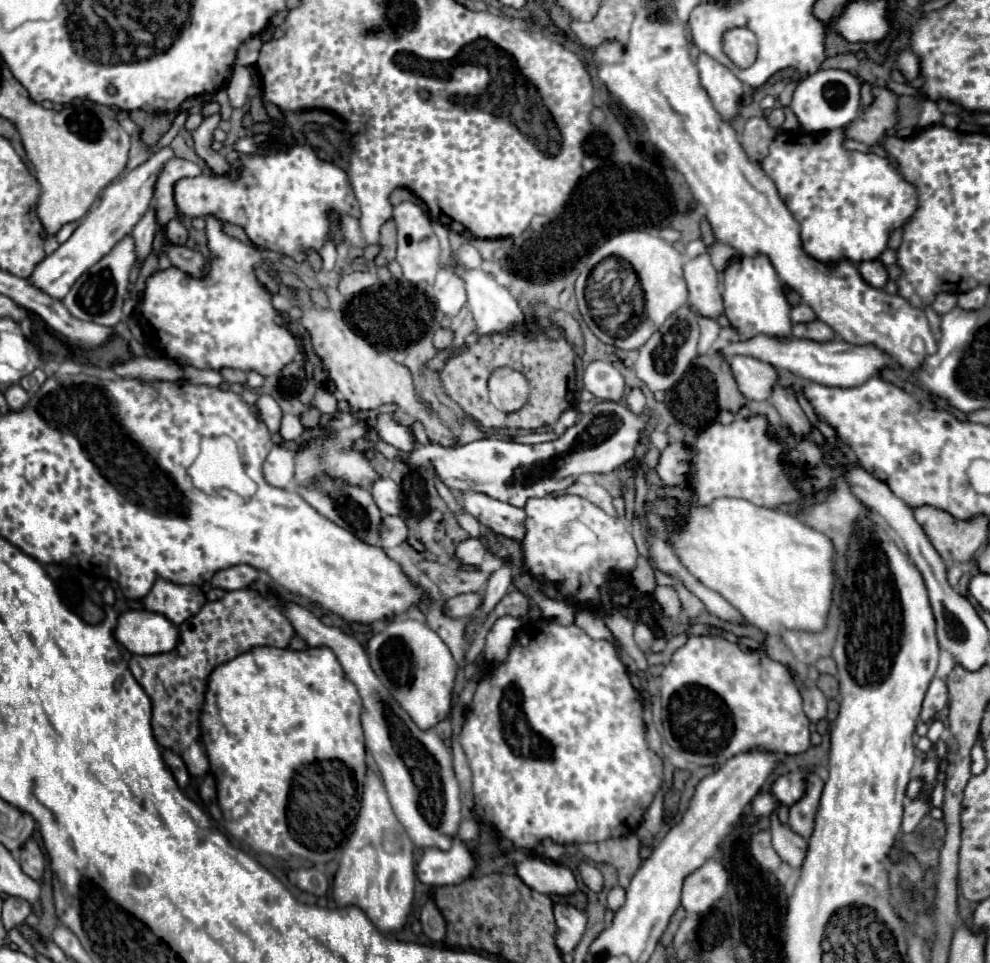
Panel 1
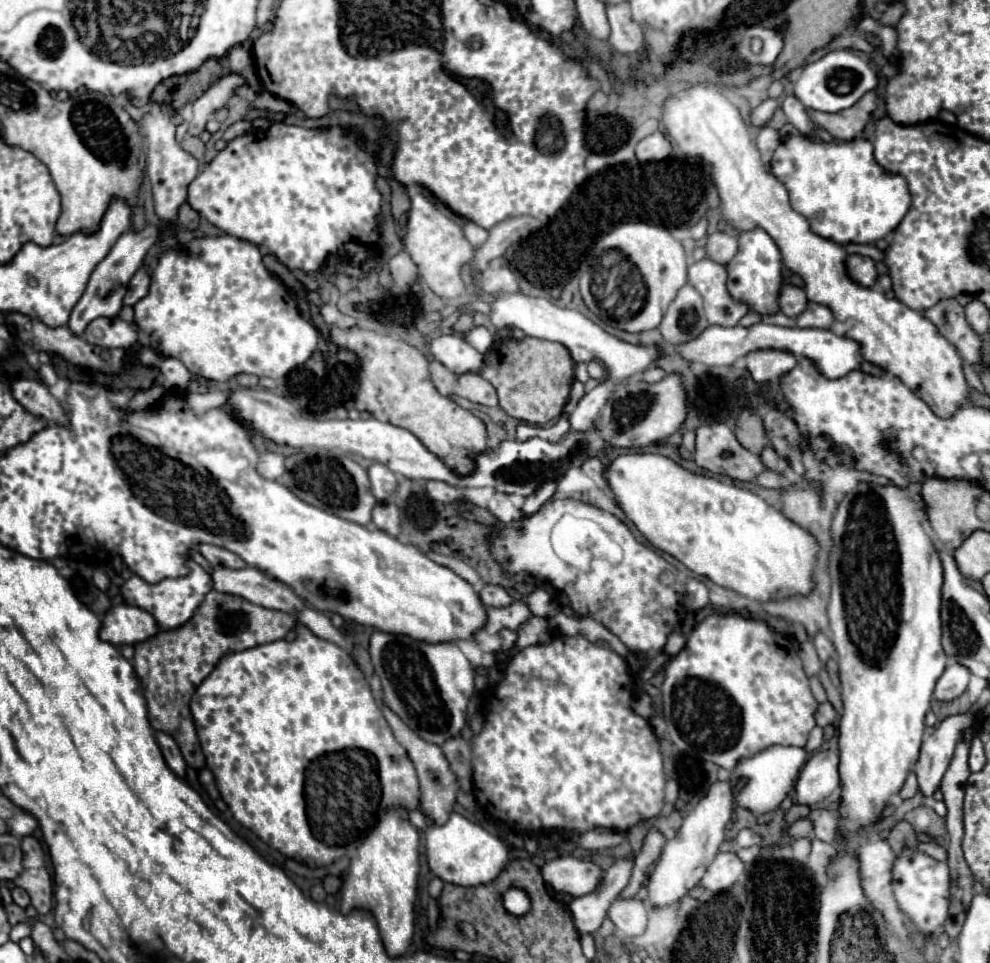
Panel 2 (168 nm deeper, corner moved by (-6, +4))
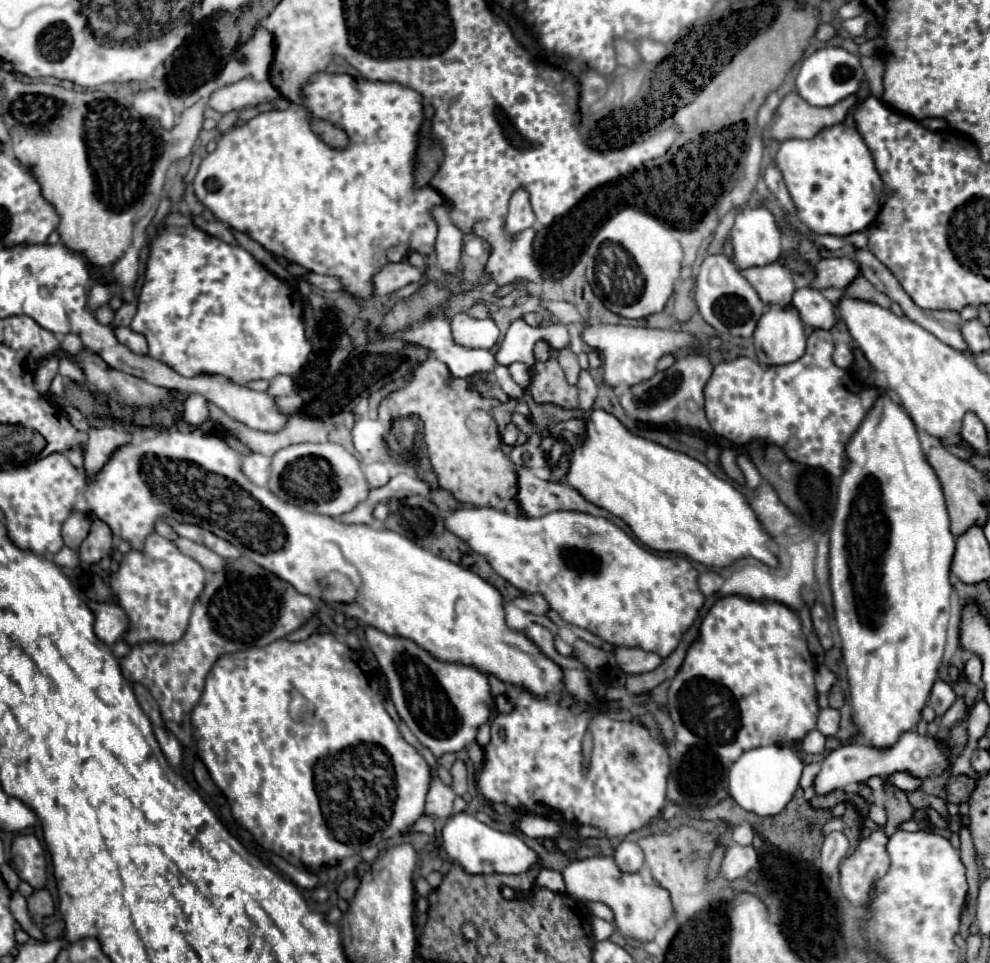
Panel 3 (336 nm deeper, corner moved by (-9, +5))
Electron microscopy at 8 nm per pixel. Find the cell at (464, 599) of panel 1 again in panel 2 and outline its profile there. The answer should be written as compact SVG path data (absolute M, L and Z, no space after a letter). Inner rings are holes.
M484 586L484 590L480 592L480 598L486 606L494 606L494 608L510 606L514 602L514 598L500 586Z

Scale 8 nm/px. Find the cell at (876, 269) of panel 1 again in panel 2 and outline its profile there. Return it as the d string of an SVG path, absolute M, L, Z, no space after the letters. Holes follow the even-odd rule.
M860 254L846 256L846 272L850 272L850 276L854 276L854 280L858 280L858 284L862 284L866 288L874 286L876 278L878 278L872 258L860 256Z

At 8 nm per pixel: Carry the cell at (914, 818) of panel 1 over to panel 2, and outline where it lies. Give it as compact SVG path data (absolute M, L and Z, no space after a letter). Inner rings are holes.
M974 708L966 714L948 716L936 726L934 734L922 742L920 756L914 762L912 770L918 776L918 784L924 796L932 796L934 790L940 786L940 780L952 760L954 748L962 738L962 732L974 724L974 716Z

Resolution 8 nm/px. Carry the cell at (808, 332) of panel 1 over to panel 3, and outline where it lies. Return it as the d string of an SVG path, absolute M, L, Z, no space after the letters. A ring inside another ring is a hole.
M797 289L793 295L793 307L799 311L803 325L815 329L833 329L837 321L833 303L825 299L819 289Z

